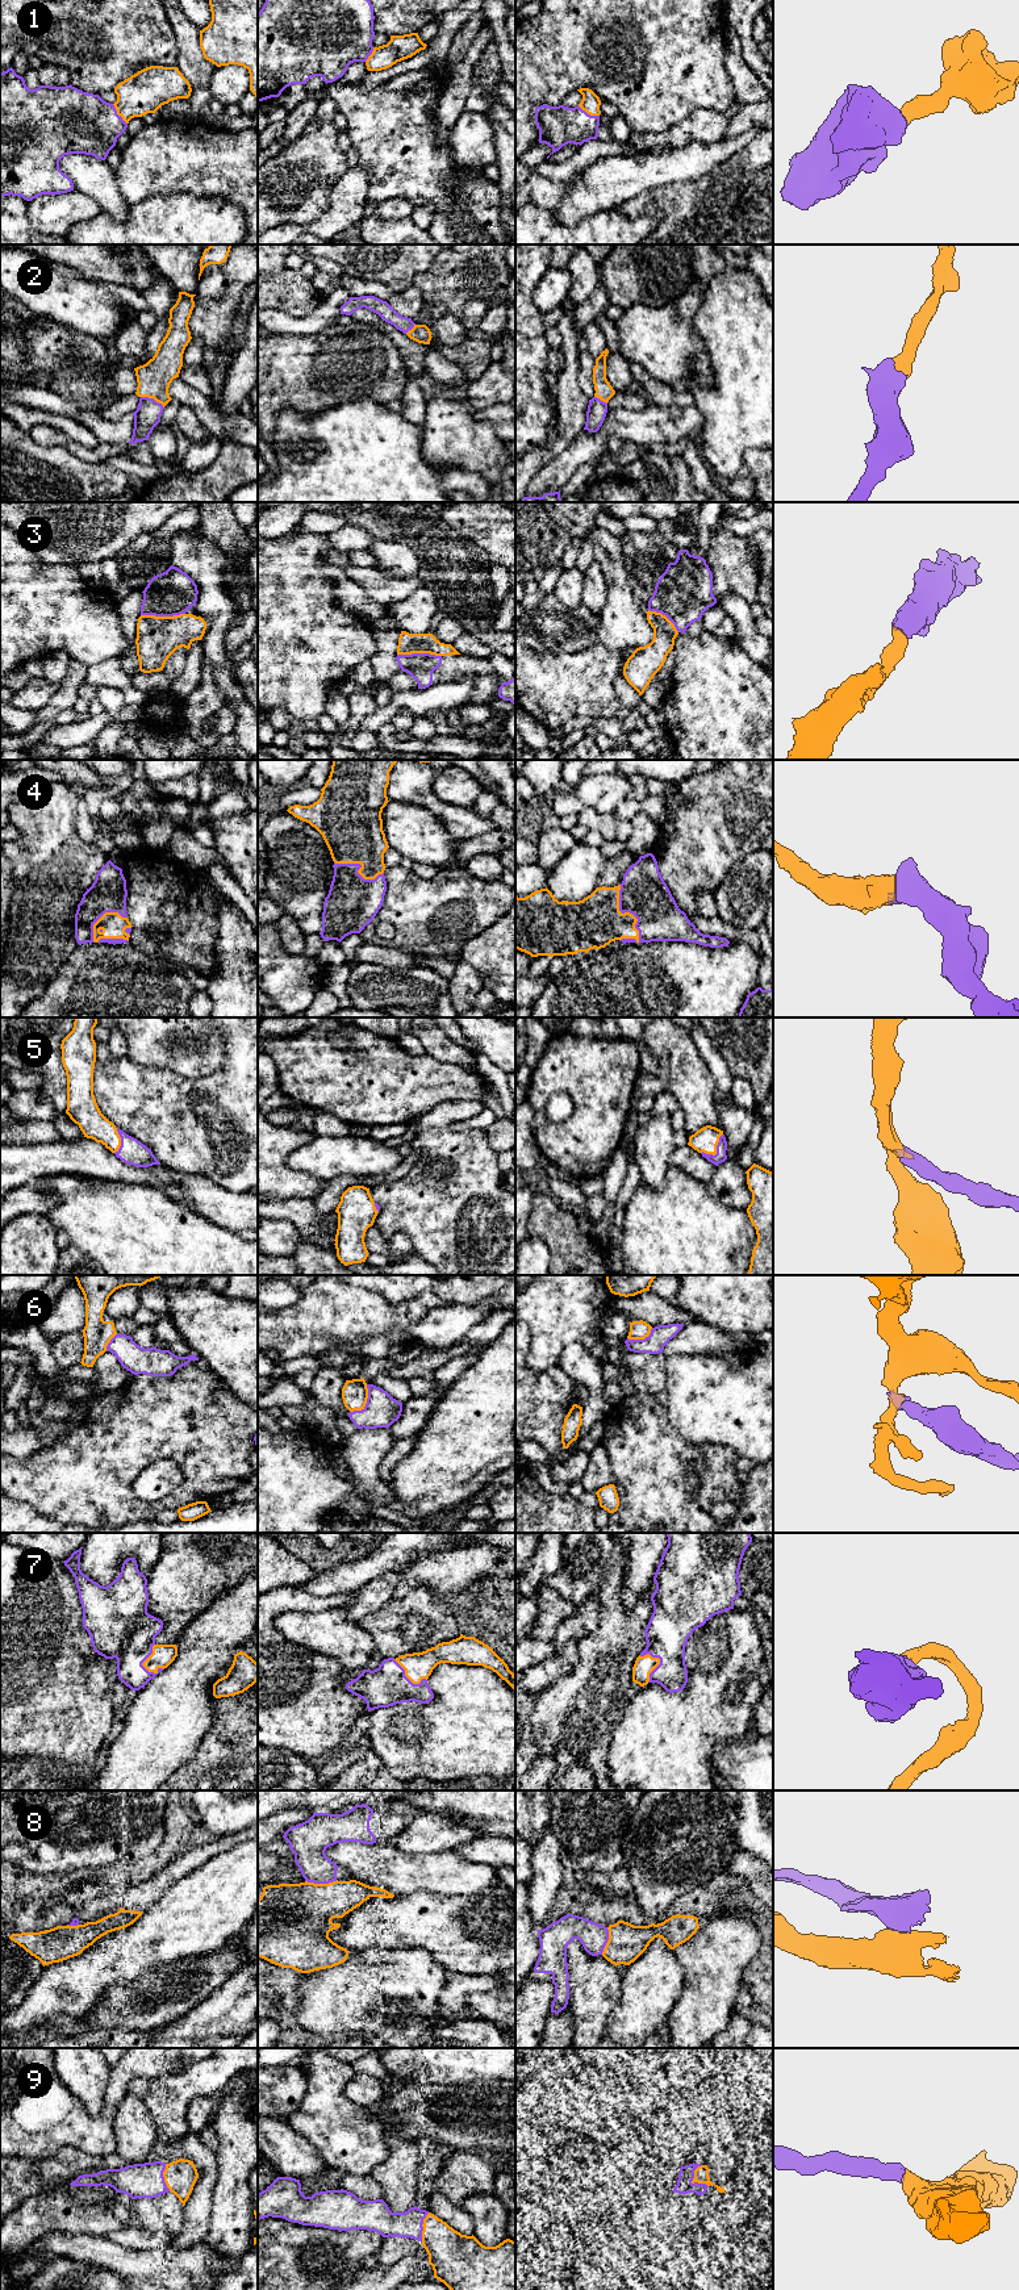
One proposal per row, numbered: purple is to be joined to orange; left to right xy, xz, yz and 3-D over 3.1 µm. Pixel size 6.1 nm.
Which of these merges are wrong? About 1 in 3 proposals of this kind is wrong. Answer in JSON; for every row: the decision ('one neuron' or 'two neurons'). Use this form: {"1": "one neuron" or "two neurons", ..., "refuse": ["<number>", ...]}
{"1": "one neuron", "2": "one neuron", "3": "one neuron", "4": "one neuron", "5": "one neuron", "6": "two neurons", "7": "one neuron", "8": "two neurons", "9": "one neuron", "refuse": ["6", "8"]}

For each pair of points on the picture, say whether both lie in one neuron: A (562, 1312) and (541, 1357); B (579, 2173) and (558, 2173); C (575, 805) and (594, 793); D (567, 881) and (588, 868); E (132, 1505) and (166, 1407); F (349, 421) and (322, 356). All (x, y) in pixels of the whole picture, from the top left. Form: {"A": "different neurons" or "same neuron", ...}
{"A": "same neuron", "B": "same neuron", "C": "different neurons", "D": "same neuron", "E": "same neuron", "F": "different neurons"}

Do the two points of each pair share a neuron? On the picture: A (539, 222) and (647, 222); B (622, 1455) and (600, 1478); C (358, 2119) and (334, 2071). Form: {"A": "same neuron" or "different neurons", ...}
{"A": "same neuron", "B": "different neurons", "C": "same neuron"}

